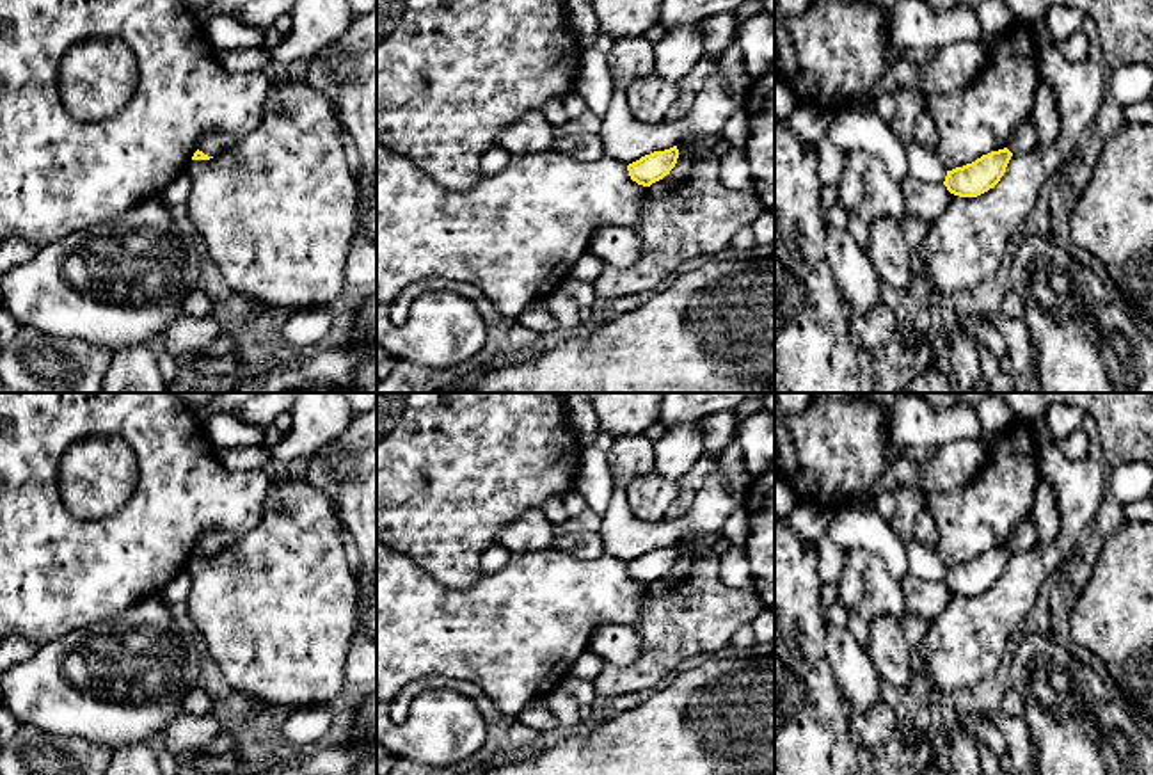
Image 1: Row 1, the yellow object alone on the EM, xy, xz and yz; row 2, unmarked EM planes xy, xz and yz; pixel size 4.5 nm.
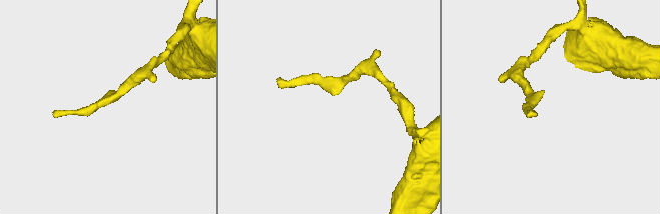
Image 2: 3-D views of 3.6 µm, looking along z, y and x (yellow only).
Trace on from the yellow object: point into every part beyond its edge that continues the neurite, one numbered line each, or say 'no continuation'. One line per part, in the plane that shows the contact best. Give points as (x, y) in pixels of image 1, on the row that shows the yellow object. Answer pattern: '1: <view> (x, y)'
no continuation

